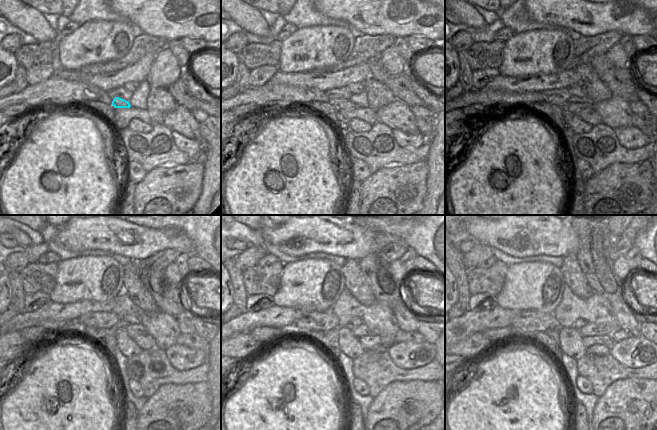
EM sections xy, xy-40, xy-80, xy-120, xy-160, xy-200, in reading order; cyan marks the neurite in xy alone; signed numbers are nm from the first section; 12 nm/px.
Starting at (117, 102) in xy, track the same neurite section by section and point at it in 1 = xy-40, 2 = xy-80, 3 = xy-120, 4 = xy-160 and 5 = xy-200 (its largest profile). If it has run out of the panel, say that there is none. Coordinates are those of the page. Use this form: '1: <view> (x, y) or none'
1: xy-40 (347, 105)
2: xy-80 (573, 107)
3: xy-120 (133, 331)
4: xy-160 (362, 330)
5: xy-200 (589, 330)

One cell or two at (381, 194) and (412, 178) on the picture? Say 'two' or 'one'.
one

